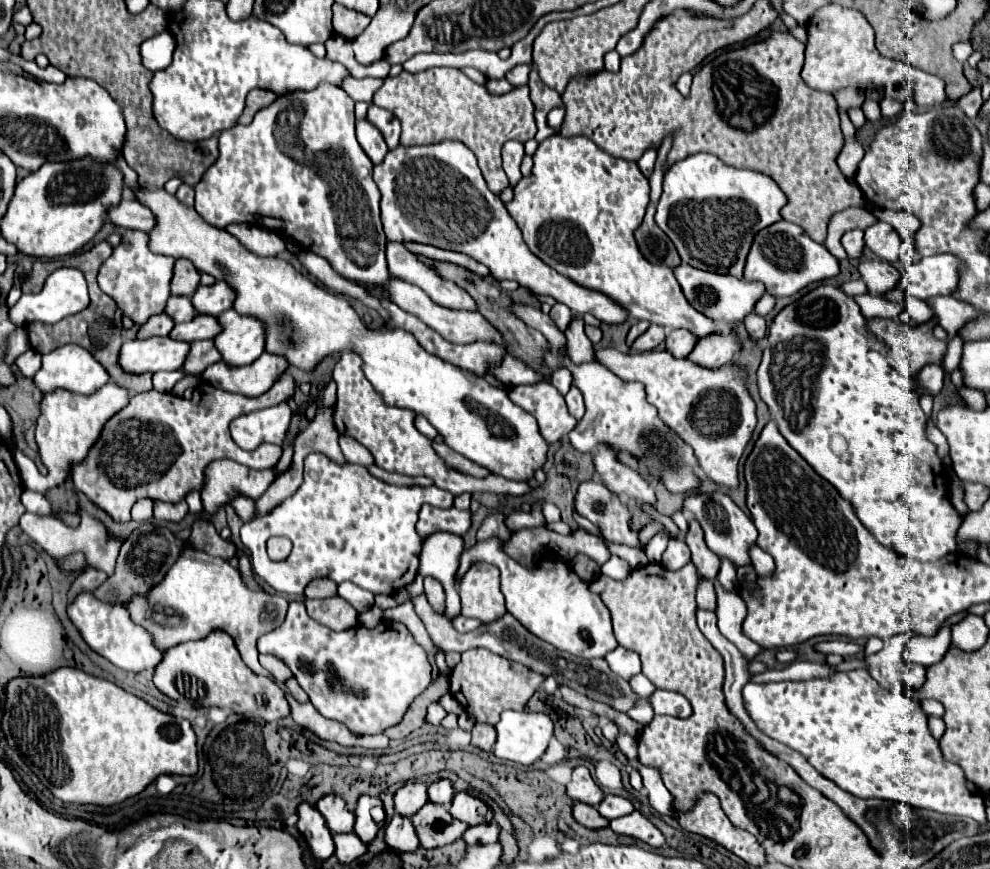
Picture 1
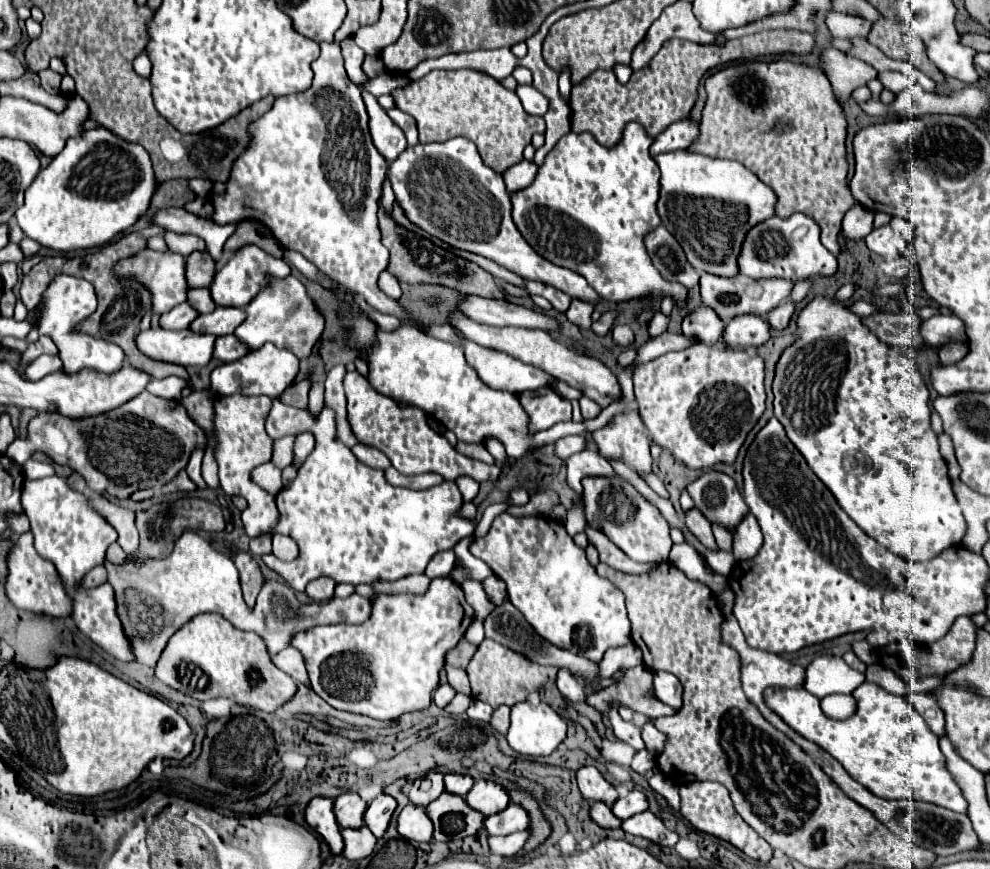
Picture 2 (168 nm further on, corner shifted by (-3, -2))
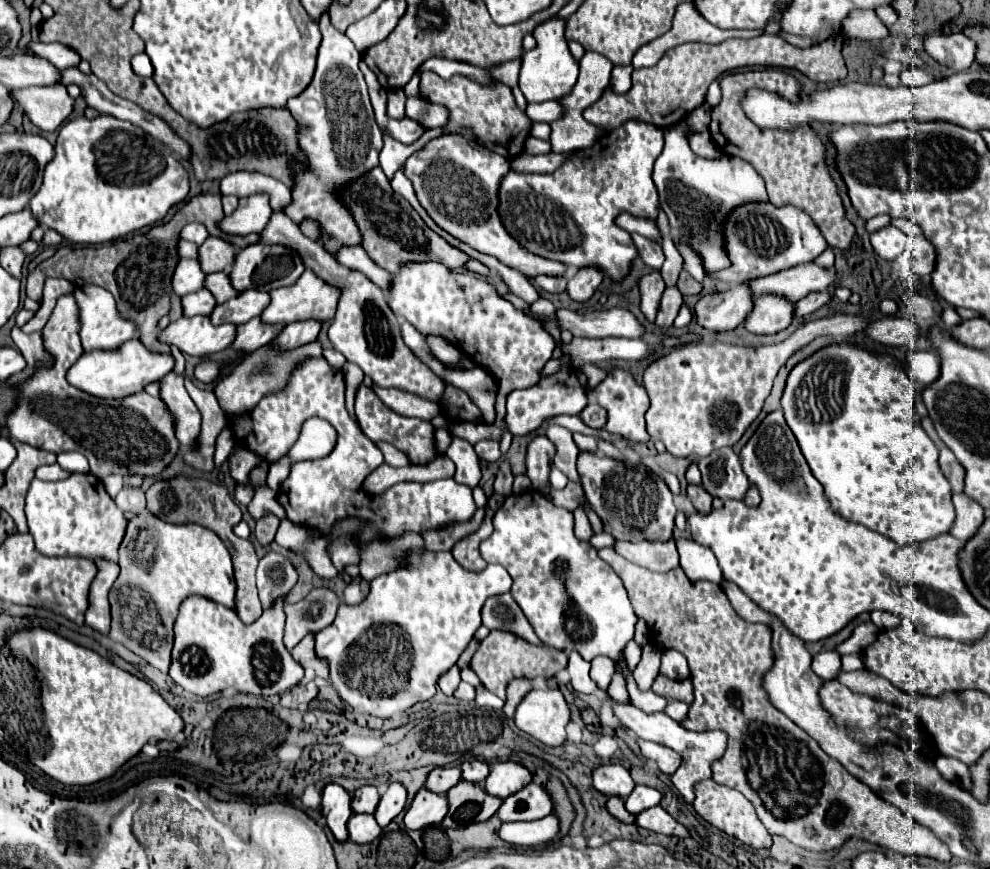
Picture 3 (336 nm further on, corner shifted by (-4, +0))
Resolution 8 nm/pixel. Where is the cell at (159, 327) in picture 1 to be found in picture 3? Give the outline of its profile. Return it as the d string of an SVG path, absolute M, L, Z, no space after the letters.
M201 288L199 292L187 294L183 298L183 310L185 316L195 316L195 314L211 314L213 308L217 306L213 294L207 288Z

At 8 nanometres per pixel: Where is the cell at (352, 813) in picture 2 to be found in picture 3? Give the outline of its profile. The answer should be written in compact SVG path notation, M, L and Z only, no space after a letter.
M363 786L355 792L353 796L353 812L367 812L367 814L373 814L377 804L379 804L379 792L375 786Z

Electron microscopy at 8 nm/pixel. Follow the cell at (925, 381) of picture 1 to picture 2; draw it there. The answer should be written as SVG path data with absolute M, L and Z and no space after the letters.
M950 342L946 346L940 348L938 356L940 356L940 364L956 364L964 354L966 354L966 344L960 342Z

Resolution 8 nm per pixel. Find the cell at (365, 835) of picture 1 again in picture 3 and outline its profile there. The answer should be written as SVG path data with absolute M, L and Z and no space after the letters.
M391 782L387 792L381 796L381 802L375 810L375 818L381 828L385 828L393 818L397 818L407 804L407 790L399 782Z

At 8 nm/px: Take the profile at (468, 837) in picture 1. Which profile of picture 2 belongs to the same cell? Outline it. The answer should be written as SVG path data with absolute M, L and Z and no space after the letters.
M510 804L496 816L488 816L484 820L484 828L488 836L510 836L514 832L522 832L528 828L528 814L524 808Z

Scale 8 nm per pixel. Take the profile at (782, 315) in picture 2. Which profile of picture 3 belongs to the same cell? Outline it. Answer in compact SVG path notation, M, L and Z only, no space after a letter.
M811 292L809 296L801 298L797 304L795 304L795 316L807 316L819 308L823 308L825 304L829 304L833 300L833 294L831 292Z

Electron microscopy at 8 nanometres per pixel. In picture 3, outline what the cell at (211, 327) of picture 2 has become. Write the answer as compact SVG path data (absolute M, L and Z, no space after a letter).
M243 290L235 298L219 304L211 314L211 322L215 322L217 326L223 322L231 322L231 324L249 322L251 318L259 316L265 310L269 300L271 300L269 292Z

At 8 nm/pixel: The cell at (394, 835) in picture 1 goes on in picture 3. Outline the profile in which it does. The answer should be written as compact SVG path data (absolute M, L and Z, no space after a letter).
M421 788L405 814L405 826L409 830L419 830L431 824L441 824L447 816L449 802L445 794L435 794L427 788Z

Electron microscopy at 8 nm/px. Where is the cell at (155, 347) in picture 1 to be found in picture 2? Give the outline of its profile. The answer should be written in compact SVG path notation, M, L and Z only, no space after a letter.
M162 328L146 330L136 336L136 346L152 360L180 366L204 366L212 358L214 336L194 334L190 330L170 332Z

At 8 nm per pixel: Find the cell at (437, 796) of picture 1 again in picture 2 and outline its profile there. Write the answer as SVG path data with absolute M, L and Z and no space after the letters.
M446 774L446 776L444 776L444 784L446 784L446 792L448 792L448 794L464 796L464 794L472 788L474 778L470 778L470 776L460 776L460 774Z

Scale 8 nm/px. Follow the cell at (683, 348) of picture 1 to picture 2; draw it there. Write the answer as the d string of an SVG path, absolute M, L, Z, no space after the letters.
M702 306L696 308L692 314L688 314L682 322L682 334L686 338L694 338L698 344L714 346L724 332L724 322L718 320L716 312L710 312L710 308Z

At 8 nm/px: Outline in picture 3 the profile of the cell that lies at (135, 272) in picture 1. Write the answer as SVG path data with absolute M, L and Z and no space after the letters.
M183 258L173 274L173 290L177 296L191 294L195 290L201 290L205 284L205 272L201 270L197 260L187 260Z

